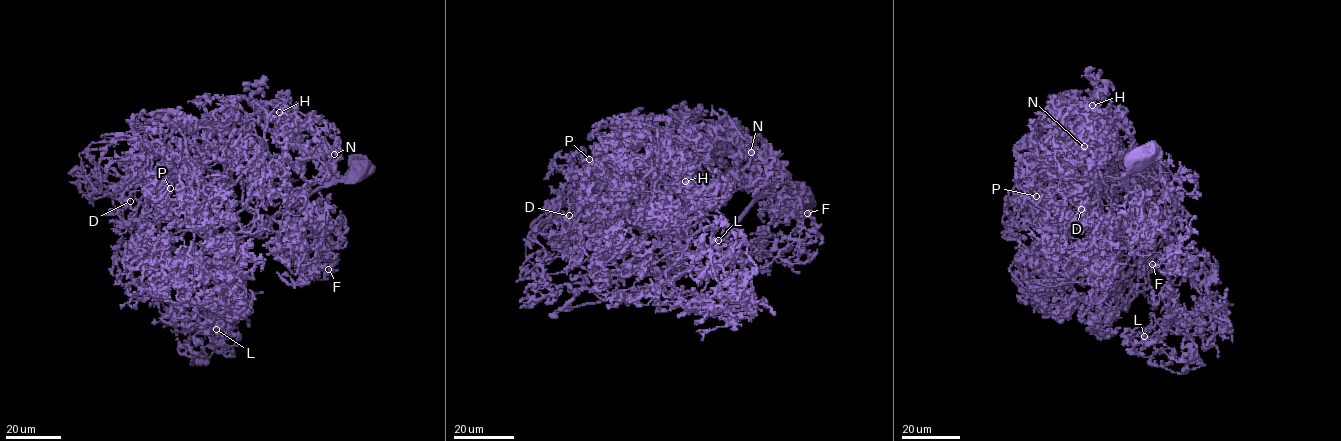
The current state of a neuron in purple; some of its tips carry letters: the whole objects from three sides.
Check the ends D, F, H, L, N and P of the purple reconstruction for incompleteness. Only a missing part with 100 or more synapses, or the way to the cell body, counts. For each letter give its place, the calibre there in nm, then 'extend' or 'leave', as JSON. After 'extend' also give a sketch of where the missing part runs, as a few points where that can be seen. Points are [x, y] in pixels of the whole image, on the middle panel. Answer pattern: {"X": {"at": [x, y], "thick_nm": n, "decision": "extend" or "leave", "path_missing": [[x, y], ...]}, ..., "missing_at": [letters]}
{"D": {"at": [569, 215], "thick_nm": 200, "decision": "leave"}, "F": {"at": [807, 213], "thick_nm": 190, "decision": "leave"}, "H": {"at": [685, 181], "thick_nm": 280, "decision": "leave"}, "L": {"at": [718, 240], "thick_nm": 550, "decision": "leave"}, "N": {"at": [751, 152], "thick_nm": 240, "decision": "leave"}, "P": {"at": [589, 159], "thick_nm": 110, "decision": "leave"}, "missing_at": []}

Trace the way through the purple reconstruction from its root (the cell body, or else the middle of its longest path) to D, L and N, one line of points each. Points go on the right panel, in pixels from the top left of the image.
D: (1141, 154), (1125, 180), (1154, 235), (1135, 238), (1139, 205), (1100, 255), (1081, 209)
L: (1141, 154), (1125, 180), (1154, 235), (1121, 237), (1168, 278), (1168, 328), (1197, 355), (1124, 343), (1144, 336)
N: (1141, 154), (1125, 180), (1154, 235), (1128, 241), (1093, 184), (1060, 173), (1089, 129), (1084, 146)

